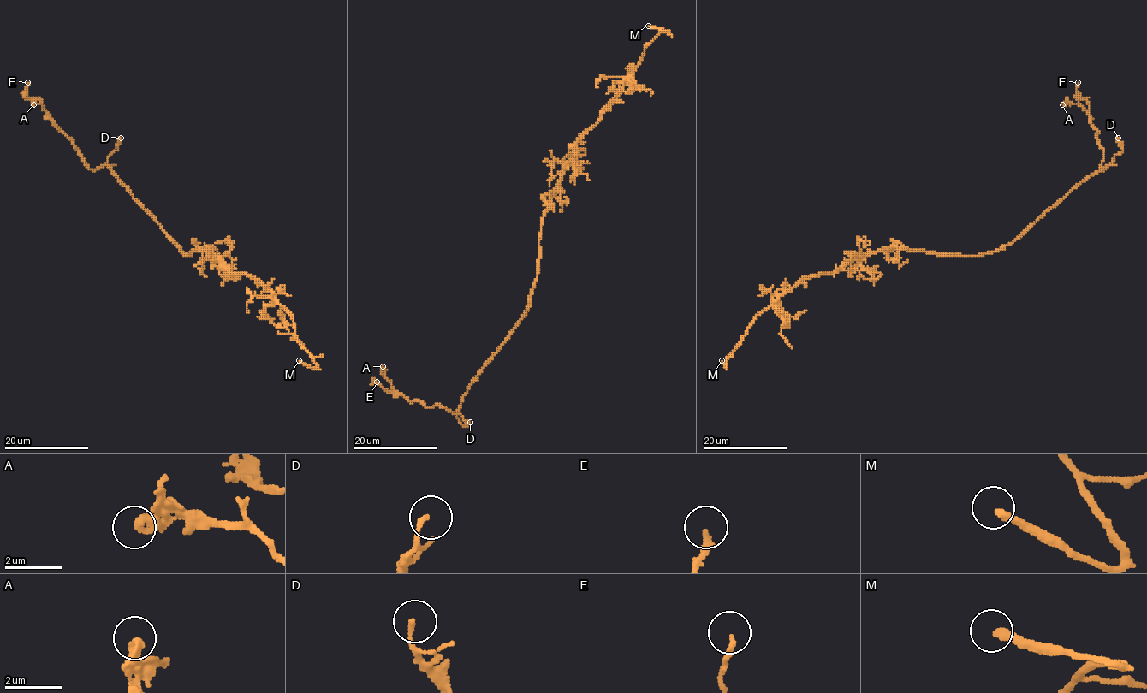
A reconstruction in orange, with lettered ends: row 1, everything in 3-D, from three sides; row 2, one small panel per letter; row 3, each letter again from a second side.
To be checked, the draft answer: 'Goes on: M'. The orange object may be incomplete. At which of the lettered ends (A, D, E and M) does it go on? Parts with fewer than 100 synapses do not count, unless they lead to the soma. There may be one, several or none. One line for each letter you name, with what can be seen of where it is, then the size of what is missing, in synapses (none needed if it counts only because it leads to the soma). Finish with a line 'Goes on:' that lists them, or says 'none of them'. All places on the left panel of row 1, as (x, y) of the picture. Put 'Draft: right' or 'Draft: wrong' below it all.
M: (299, 360)
Goes on: M
Draft: right

